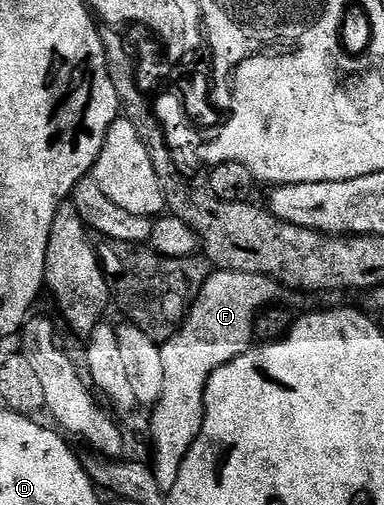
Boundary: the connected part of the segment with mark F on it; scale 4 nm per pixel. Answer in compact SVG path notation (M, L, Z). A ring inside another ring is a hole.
M211 272L208 283L204 283L196 303L190 306L186 320L179 325L172 339L168 339L161 346L164 363L164 391L161 400L152 409L154 414L150 417L150 437L154 440L152 468L156 481L162 489L178 487L180 467L188 451L194 446L194 440L200 435L200 427L204 423L204 395L208 379L217 369L224 367L229 361L236 359L255 344L254 324L258 314L277 302L274 300L277 299L278 292L280 292L280 286L271 277L255 273Z

